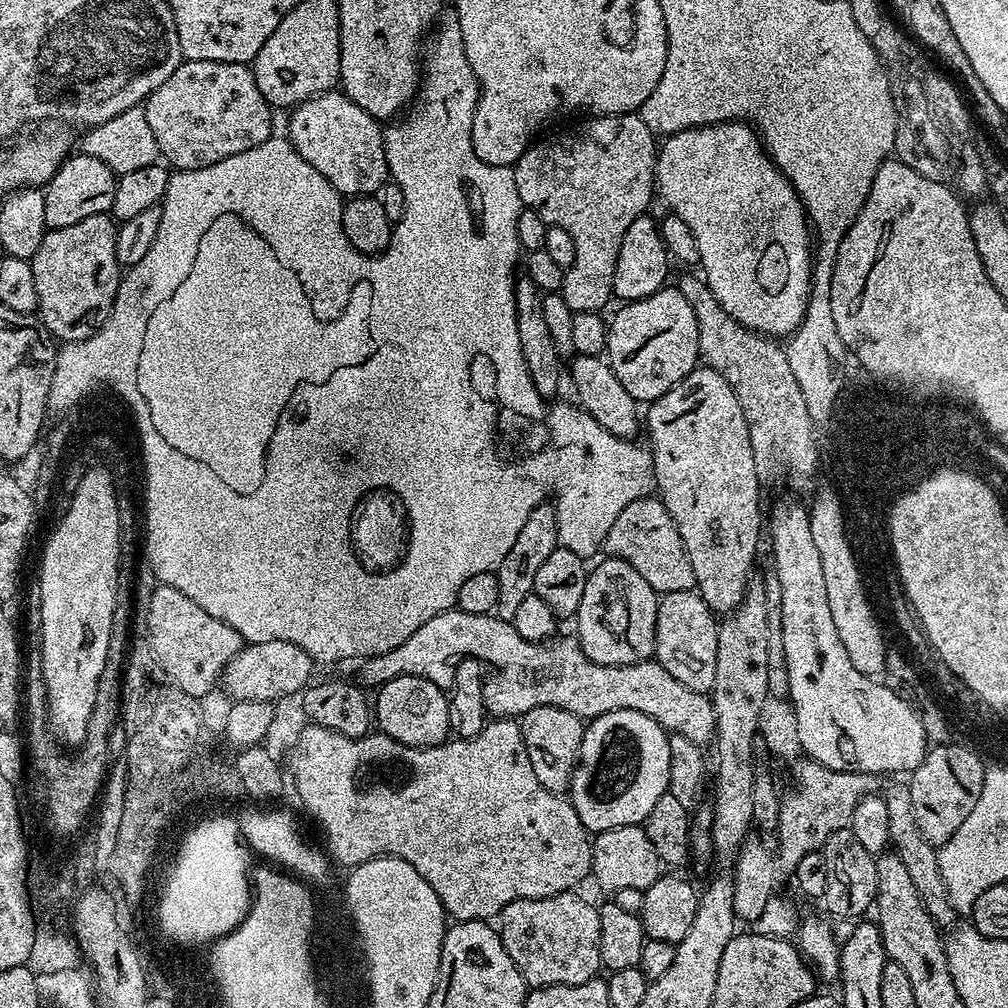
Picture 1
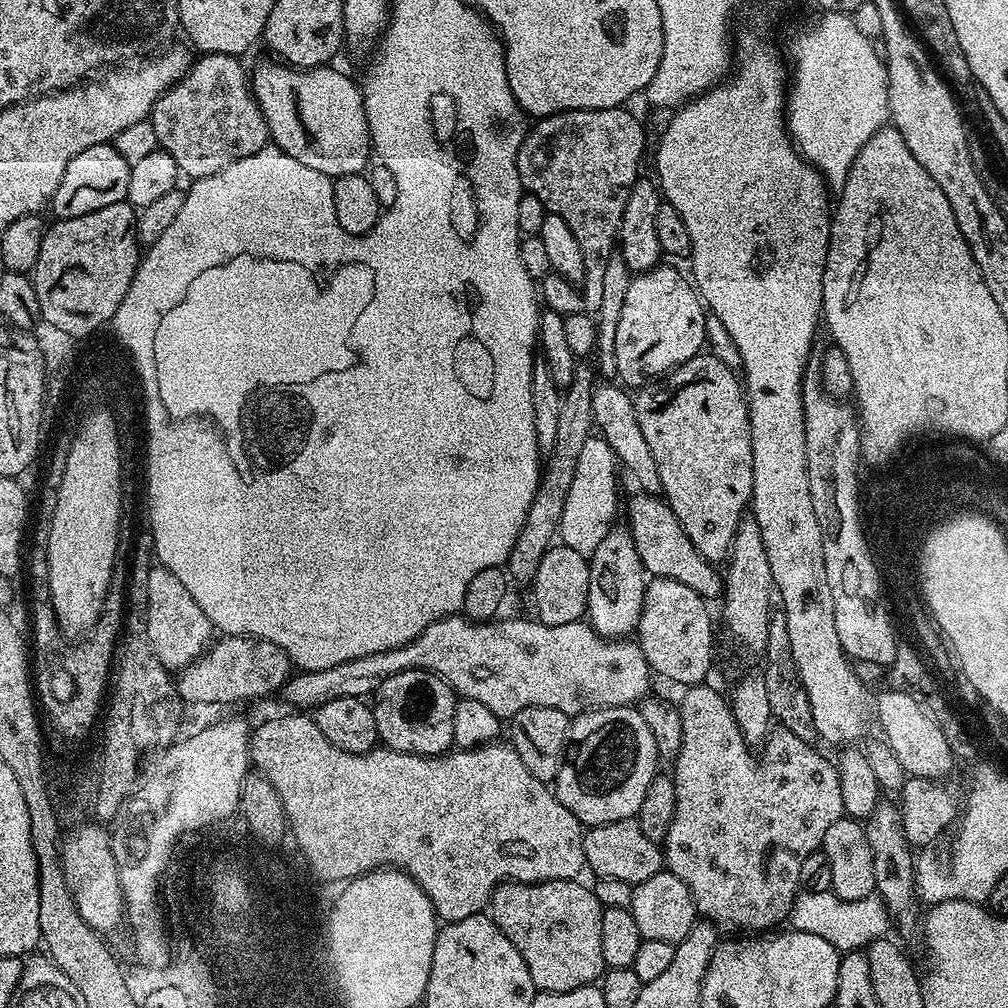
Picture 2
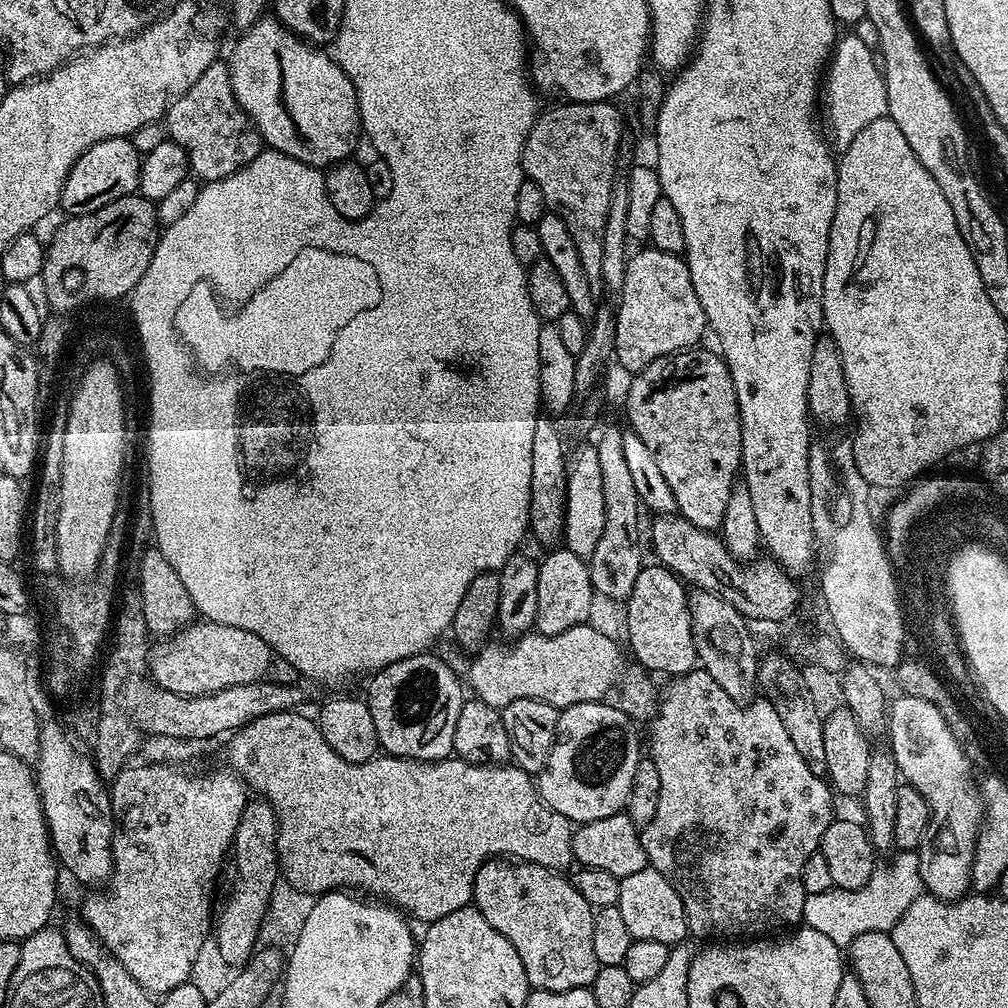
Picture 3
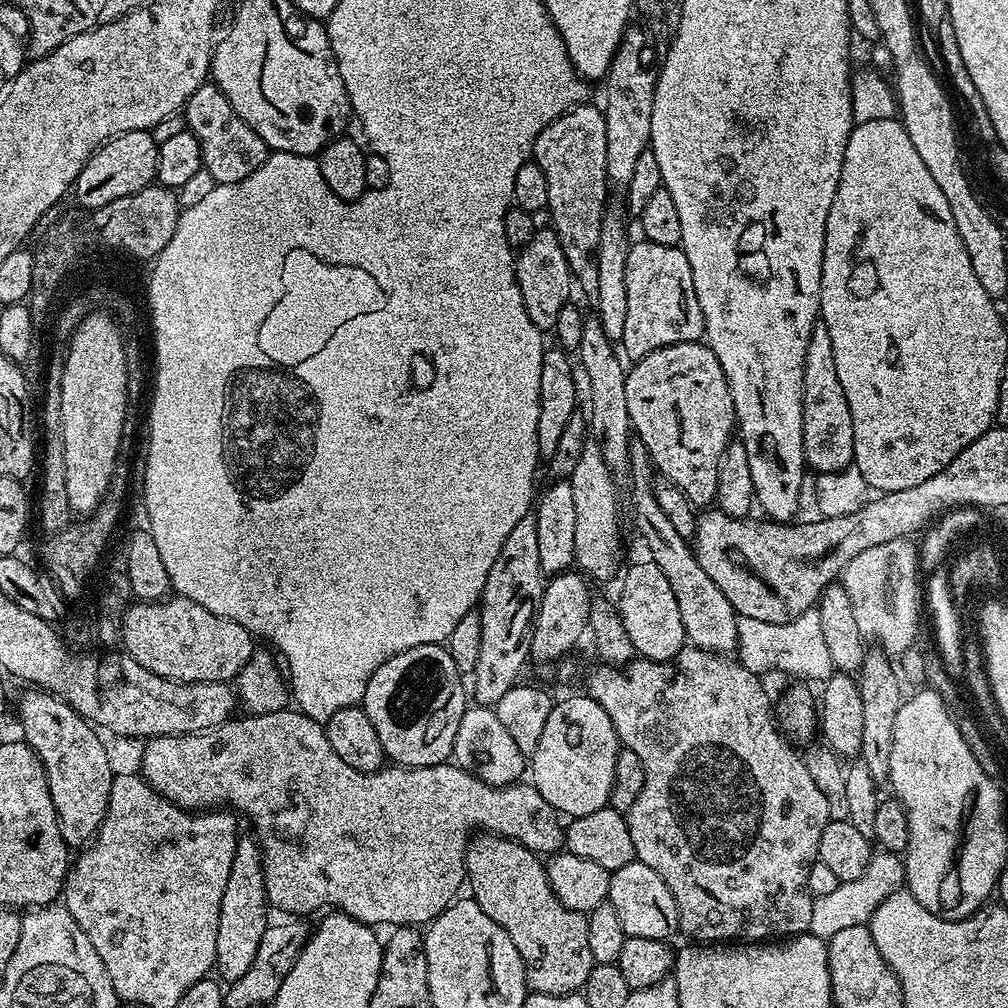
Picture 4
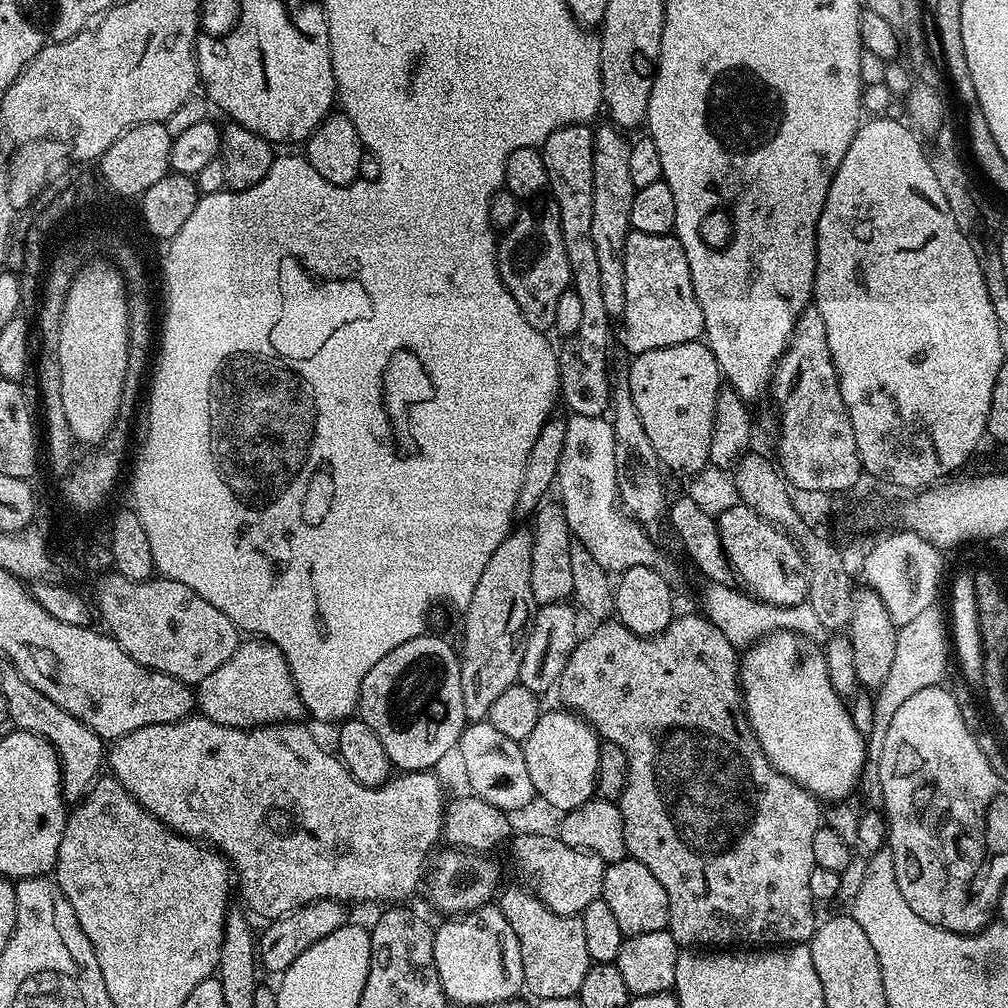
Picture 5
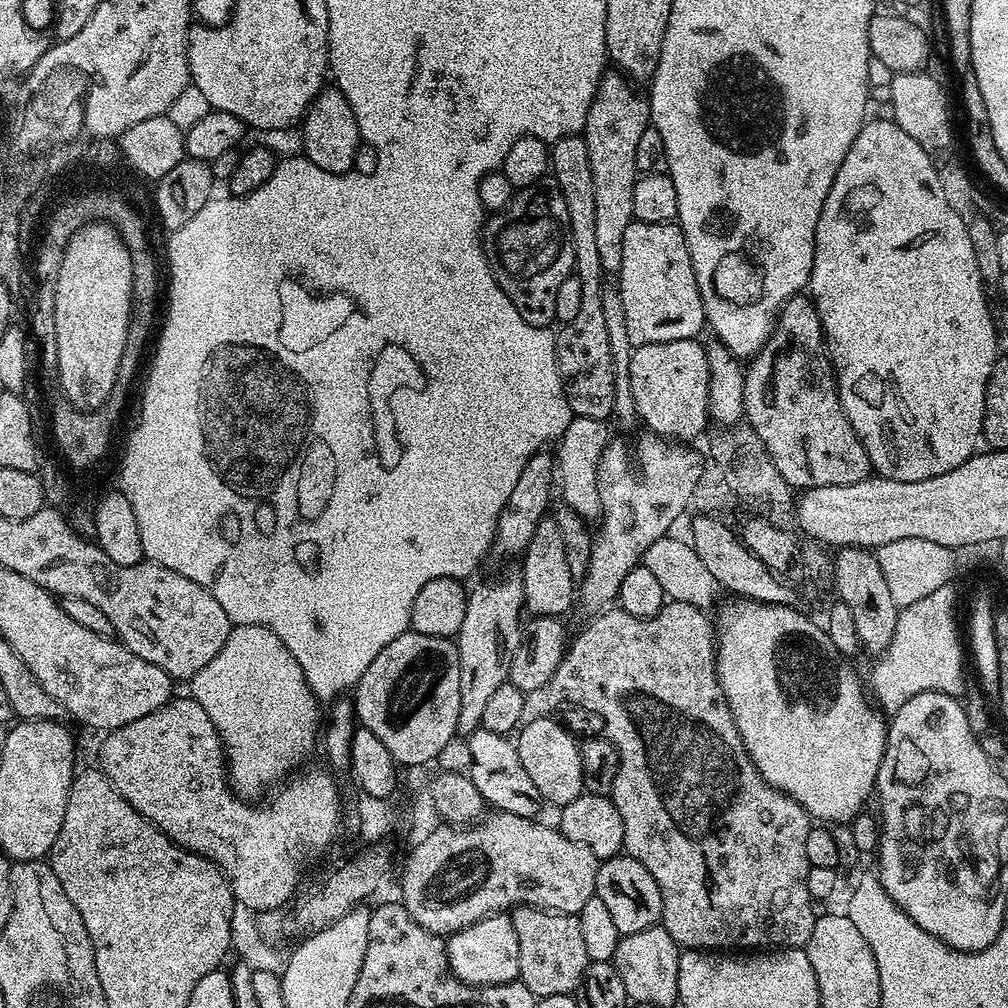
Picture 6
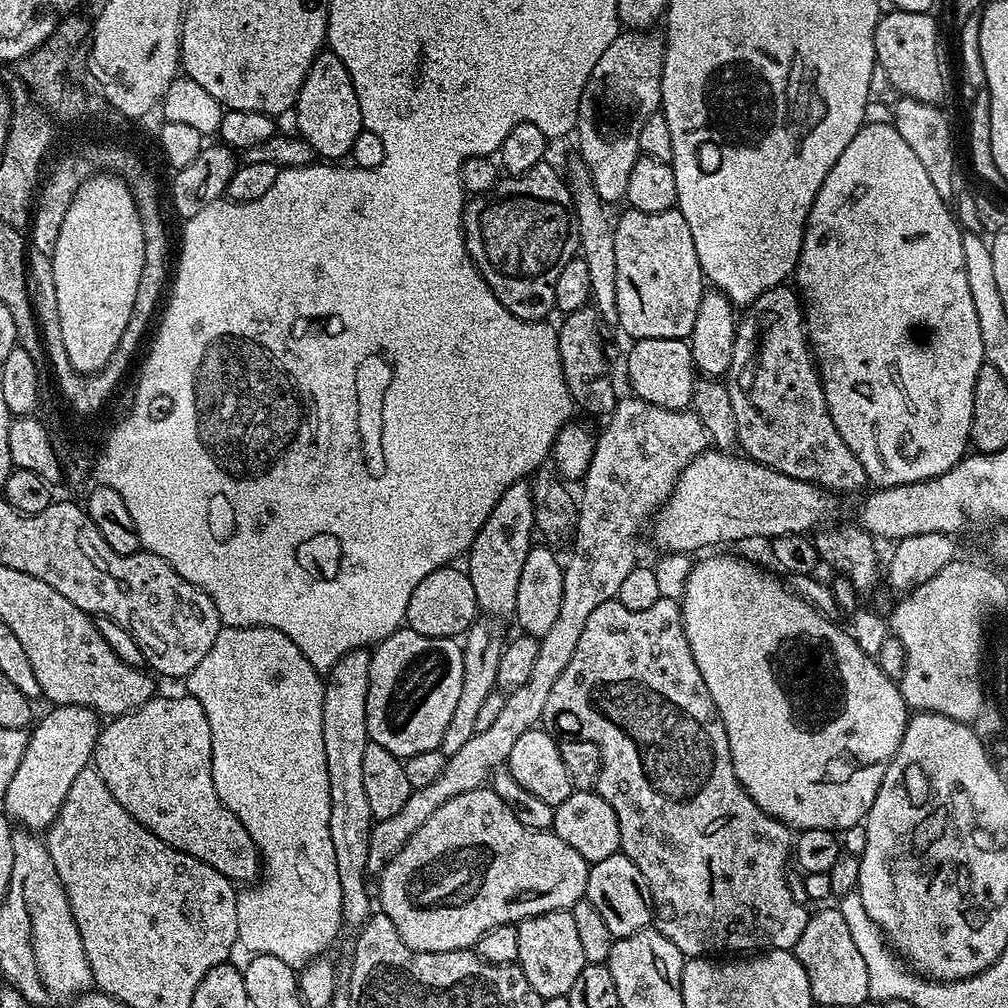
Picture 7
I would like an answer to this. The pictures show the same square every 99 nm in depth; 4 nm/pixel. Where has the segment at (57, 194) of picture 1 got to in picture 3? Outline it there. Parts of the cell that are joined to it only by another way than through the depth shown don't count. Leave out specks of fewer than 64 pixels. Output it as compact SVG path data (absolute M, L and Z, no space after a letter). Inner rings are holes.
M127 136L106 138L106 142L98 142L98 146L90 146L78 162L70 170L66 182L62 186L62 194L58 205L65 217L90 214L110 202L123 196L131 196L140 187L140 162L142 153L132 145Z

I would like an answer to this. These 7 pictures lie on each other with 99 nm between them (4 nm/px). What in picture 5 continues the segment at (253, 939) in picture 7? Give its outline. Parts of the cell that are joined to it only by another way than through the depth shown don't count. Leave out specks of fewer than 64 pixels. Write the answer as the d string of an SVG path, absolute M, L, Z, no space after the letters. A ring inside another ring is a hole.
M248 638L241 642L234 654L195 689L194 700L199 711L214 722L245 730L264 724L296 722L305 715L304 703L282 650L263 638Z

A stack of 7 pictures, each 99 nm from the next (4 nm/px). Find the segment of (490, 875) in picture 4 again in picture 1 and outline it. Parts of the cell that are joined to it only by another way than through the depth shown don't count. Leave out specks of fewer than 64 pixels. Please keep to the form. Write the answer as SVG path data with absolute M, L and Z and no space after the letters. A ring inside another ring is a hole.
M575 891L559 892L546 898L526 898L510 902L498 917L498 931L502 938L502 946L506 946L506 954L514 958L514 966L522 974L525 985L529 989L546 986L574 986L587 980L597 979L601 971L600 963L600 910L594 903L576 896Z

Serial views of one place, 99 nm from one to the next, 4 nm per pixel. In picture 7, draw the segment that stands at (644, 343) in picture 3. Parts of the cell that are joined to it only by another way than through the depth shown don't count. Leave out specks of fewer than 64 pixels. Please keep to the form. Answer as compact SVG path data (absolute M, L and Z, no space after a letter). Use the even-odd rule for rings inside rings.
M677 207L670 210L662 210L658 214L650 214L642 210L624 210L620 220L615 221L612 233L614 234L614 266L618 266L618 325L632 340L642 338L674 338L675 340L688 340L694 330L694 318L698 318L698 302L702 302L706 291L706 281L704 271L700 269L698 262L698 250L694 250L694 237L690 235L690 225L686 223L686 218L682 218L680 209Z

